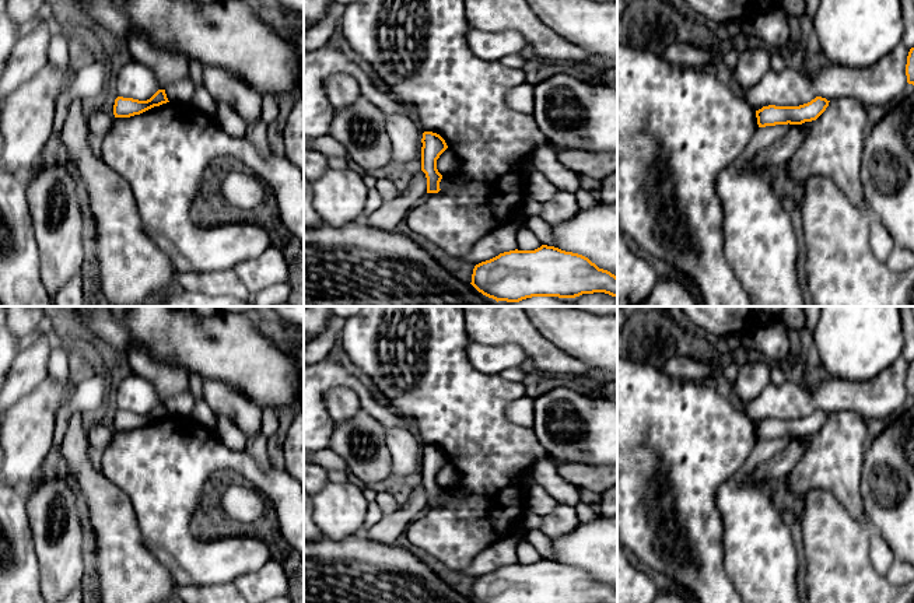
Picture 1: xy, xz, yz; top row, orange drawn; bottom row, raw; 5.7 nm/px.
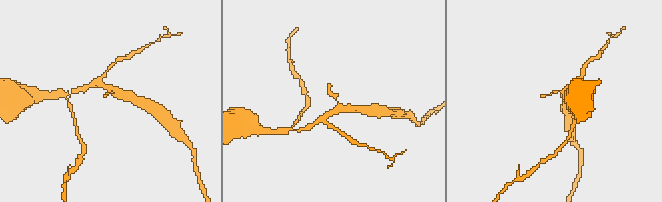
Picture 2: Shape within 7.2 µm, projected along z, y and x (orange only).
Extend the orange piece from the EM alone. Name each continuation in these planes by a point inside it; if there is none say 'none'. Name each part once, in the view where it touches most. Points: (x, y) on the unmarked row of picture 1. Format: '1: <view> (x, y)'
none

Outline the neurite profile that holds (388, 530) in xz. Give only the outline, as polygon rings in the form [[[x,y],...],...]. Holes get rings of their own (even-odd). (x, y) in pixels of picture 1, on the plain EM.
[[[423,484],[417,485],[406,502],[388,516],[384,516],[361,536],[379,544],[392,546],[405,534],[406,527],[416,519],[416,515],[427,506],[427,491]]]

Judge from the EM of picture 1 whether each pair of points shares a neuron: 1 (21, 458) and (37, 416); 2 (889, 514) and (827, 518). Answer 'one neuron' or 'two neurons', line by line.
1: one neuron
2: two neurons

